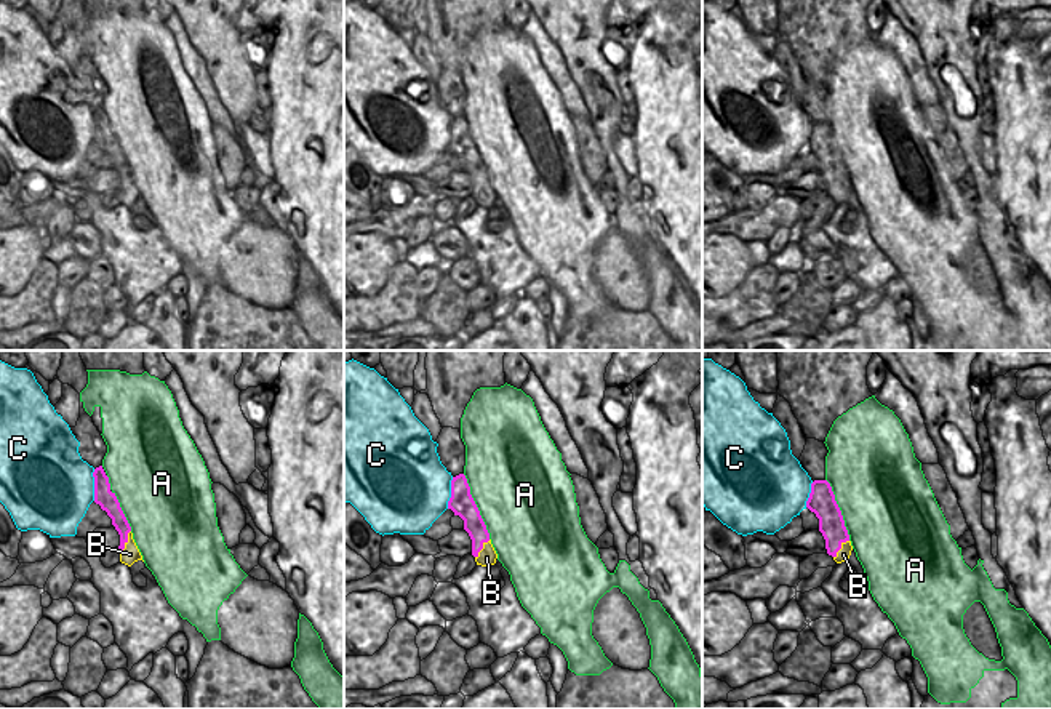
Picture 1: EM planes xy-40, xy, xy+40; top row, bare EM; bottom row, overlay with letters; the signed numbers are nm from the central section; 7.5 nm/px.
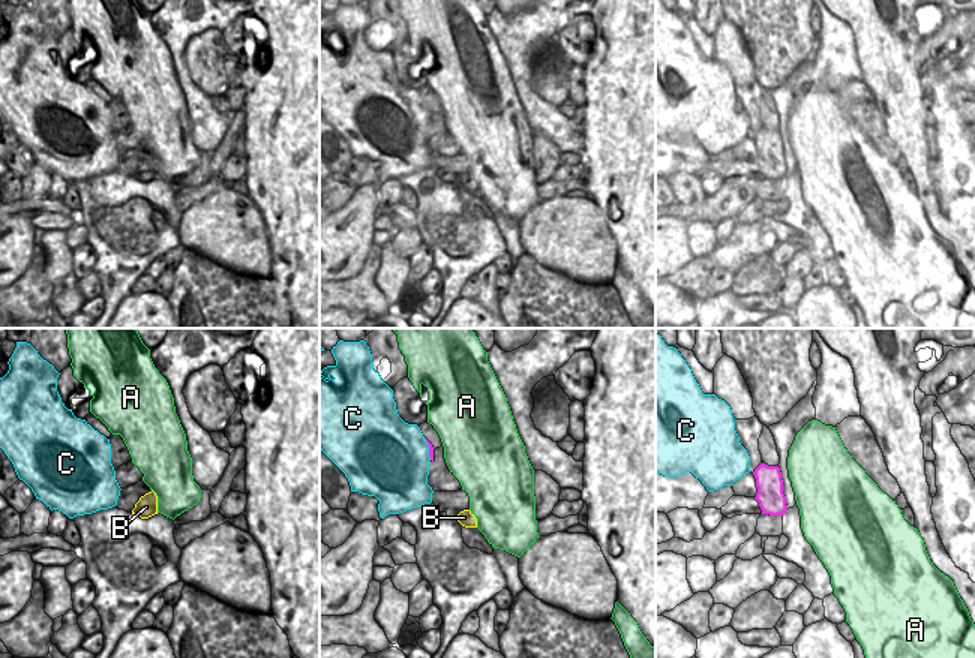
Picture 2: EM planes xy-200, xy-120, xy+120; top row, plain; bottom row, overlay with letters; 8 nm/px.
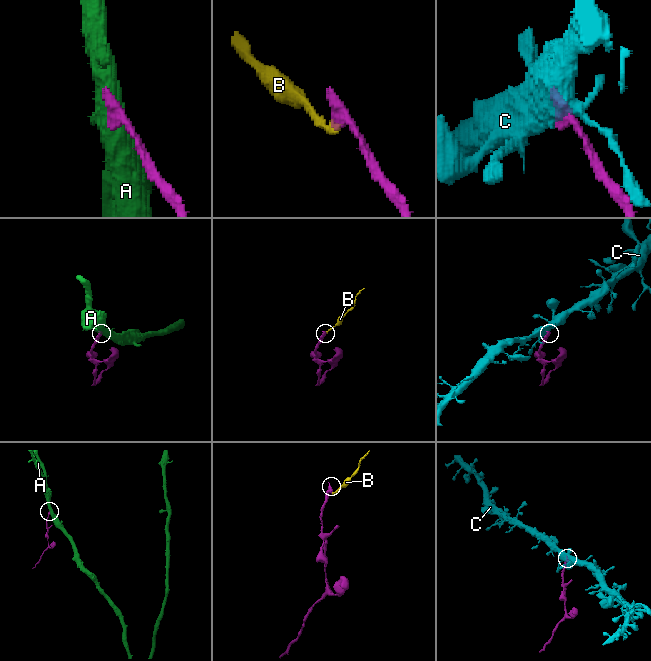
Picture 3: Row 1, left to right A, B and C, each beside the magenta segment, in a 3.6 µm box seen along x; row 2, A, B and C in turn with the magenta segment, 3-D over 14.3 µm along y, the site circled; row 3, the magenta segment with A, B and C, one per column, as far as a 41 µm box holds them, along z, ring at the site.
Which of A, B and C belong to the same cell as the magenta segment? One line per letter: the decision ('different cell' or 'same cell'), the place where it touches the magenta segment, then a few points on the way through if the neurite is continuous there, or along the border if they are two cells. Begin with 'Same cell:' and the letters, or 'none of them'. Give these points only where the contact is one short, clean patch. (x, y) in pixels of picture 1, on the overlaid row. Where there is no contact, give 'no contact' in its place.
Same cell: none of them
A: different cell; meets magenta in xy at (475, 506); border along xy (463, 474), (490, 538)
B: different cell; meets magenta in xy-40 at (127, 541); border along xy-40 (130, 530), (128, 541), (120, 552)
C: different cell; meets magenta in xy-40 at (95, 485); border along xy-40 (95, 469), (93, 500)

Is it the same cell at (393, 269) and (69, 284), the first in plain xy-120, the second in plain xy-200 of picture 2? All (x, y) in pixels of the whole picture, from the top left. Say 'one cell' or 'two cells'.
two cells

